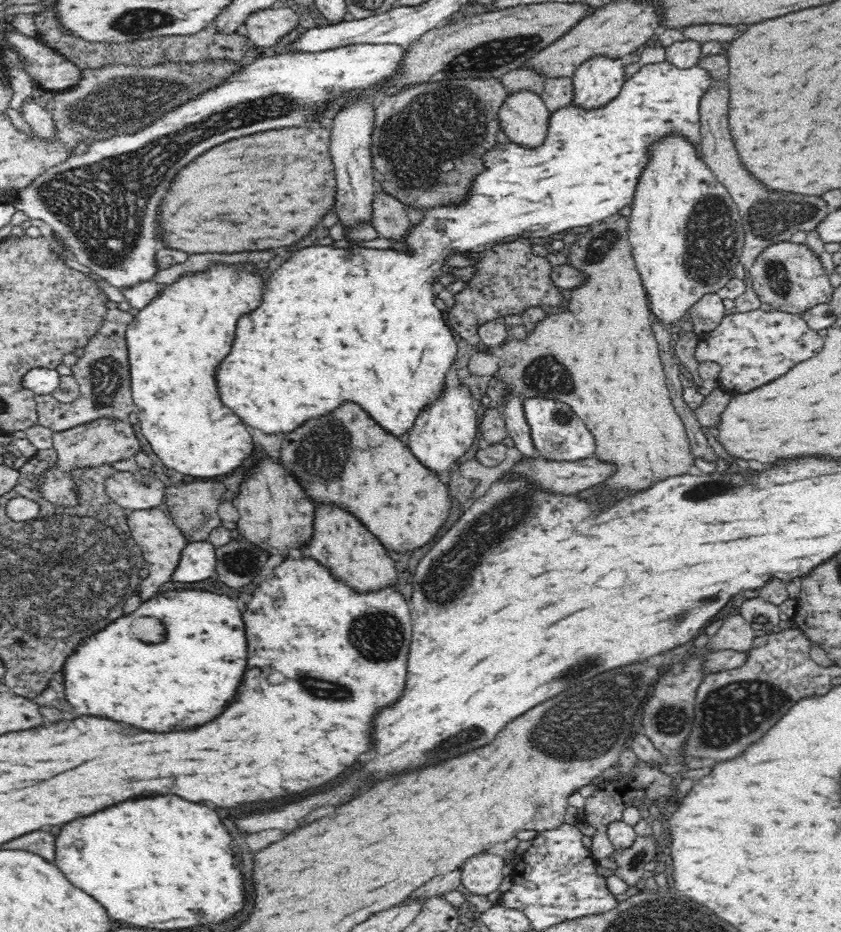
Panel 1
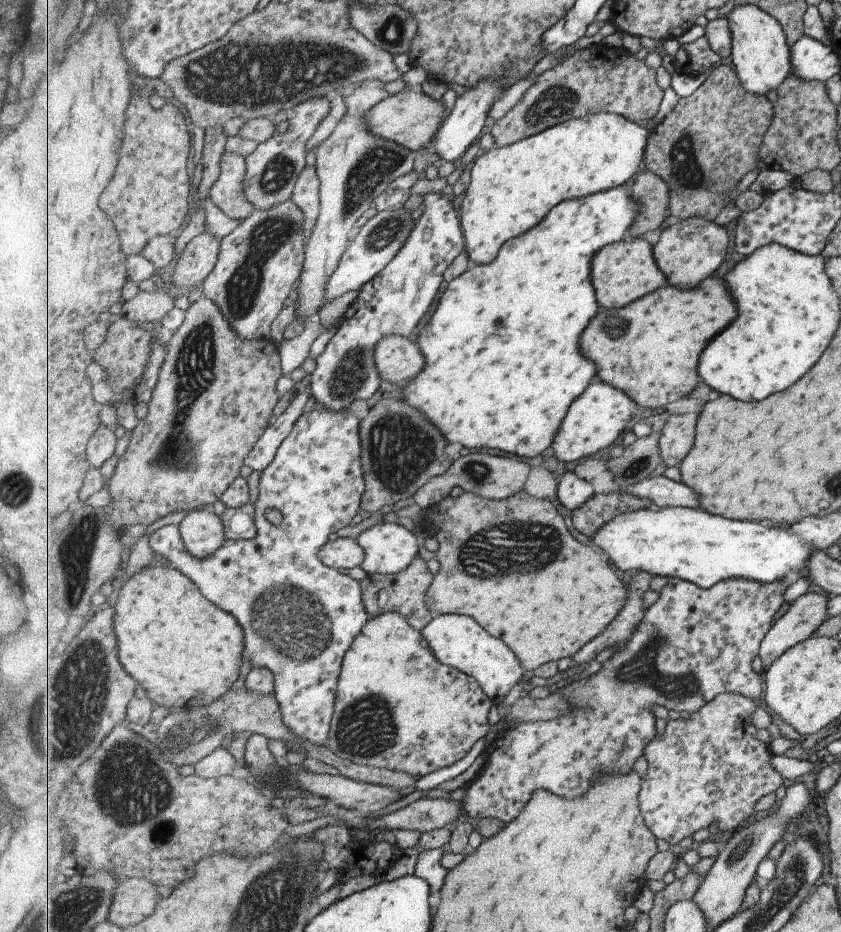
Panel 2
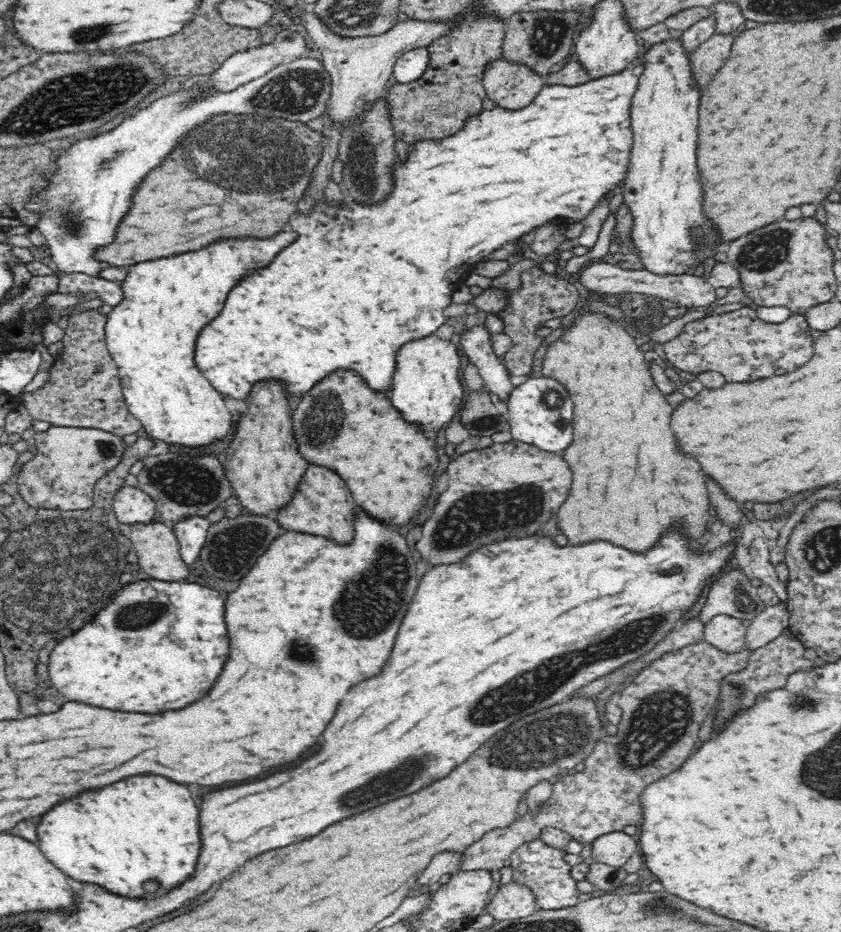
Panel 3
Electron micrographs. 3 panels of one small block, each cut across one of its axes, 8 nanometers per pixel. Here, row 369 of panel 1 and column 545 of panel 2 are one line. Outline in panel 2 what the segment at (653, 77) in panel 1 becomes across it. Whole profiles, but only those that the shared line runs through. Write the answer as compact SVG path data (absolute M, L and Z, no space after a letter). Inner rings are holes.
M625 186L619 188L611 188L599 194L592 194L587 198L579 198L579 200L566 200L560 202L548 216L536 227L531 230L505 242L505 252L501 252L501 256L497 258L495 264L475 265L473 268L465 271L457 278L450 281L445 288L445 294L441 296L441 304L437 308L437 312L433 312L433 318L429 320L429 324L425 324L425 328L421 328L416 343L420 346L429 368L425 372L421 372L415 380L405 383L401 388L401 396L405 402L411 402L413 408L417 410L425 410L429 420L437 422L441 432L445 432L445 438L449 443L459 443L467 448L491 448L493 450L501 450L501 452L509 452L521 458L535 458L539 454L543 454L549 446L553 444L565 416L568 415L569 408L573 402L579 399L581 395L587 391L589 385L597 379L597 366L593 360L589 360L583 352L581 352L581 336L587 330L587 326L591 324L593 316L599 314L599 302L597 302L597 290L593 286L593 276L591 276L591 268L593 268L593 258L595 254L610 244L619 242L625 238L625 234L631 230L631 226L635 224L637 216L641 214L643 204L633 200L632 191L627 190Z

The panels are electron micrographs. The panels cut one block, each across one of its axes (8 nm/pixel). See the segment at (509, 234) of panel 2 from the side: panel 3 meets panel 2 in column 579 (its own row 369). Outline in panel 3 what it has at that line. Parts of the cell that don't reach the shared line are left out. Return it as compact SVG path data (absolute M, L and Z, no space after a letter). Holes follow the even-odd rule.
M280 232L276 238L268 238L268 242L220 242L220 246L208 246L206 249L195 250L191 253L177 254L171 257L161 258L157 261L142 262L134 265L134 268L128 272L126 280L122 281L122 291L124 291L124 300L122 304L114 307L108 315L108 324L106 326L106 343L113 358L117 364L119 375L121 378L121 389L123 390L123 398L127 404L128 411L133 414L145 428L148 438L154 440L162 440L167 444L178 444L184 448L202 448L202 446L210 446L216 444L218 440L226 438L232 434L234 430L234 420L230 415L230 411L224 405L224 398L220 391L216 390L211 385L211 382L204 378L204 375L197 369L195 365L195 350L198 345L198 340L203 336L204 330L208 328L213 322L214 318L218 317L228 298L231 296L232 288L248 274L254 274L256 268L264 268L268 266L284 248L288 248L292 242L296 242L298 234L296 232Z

